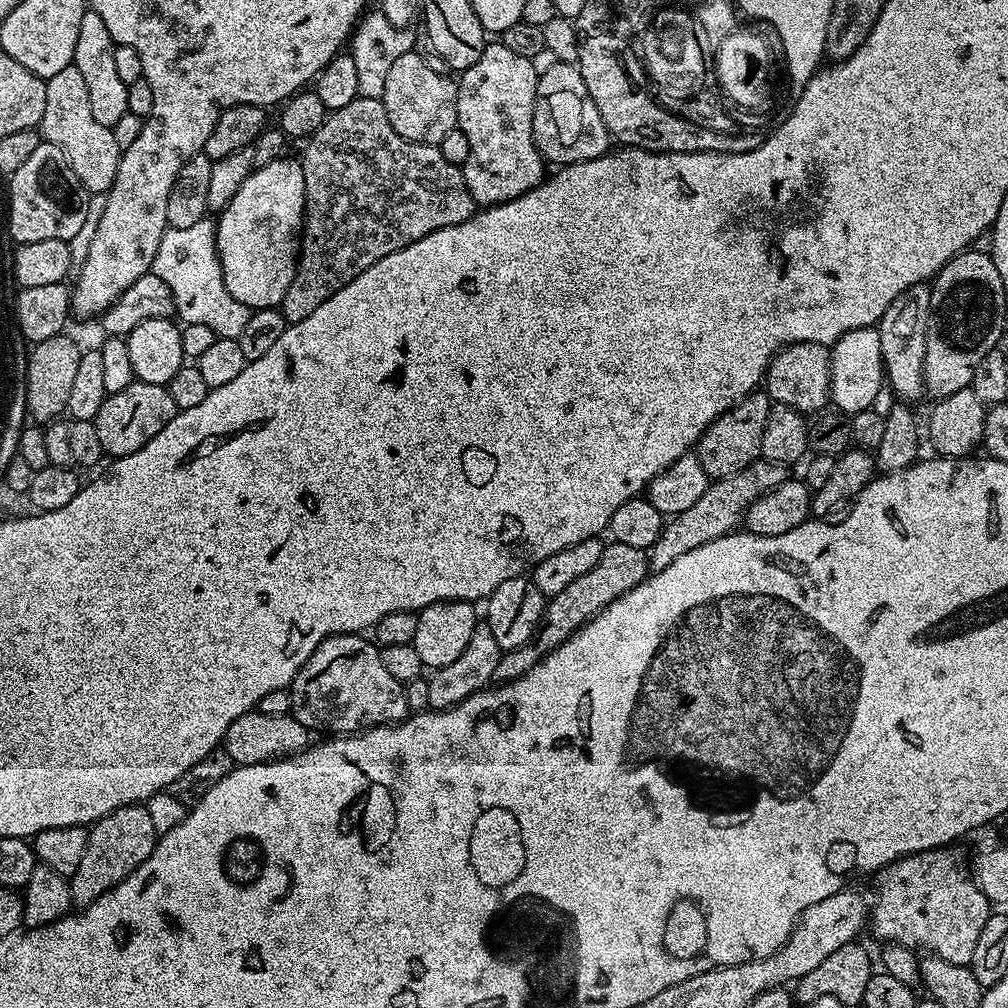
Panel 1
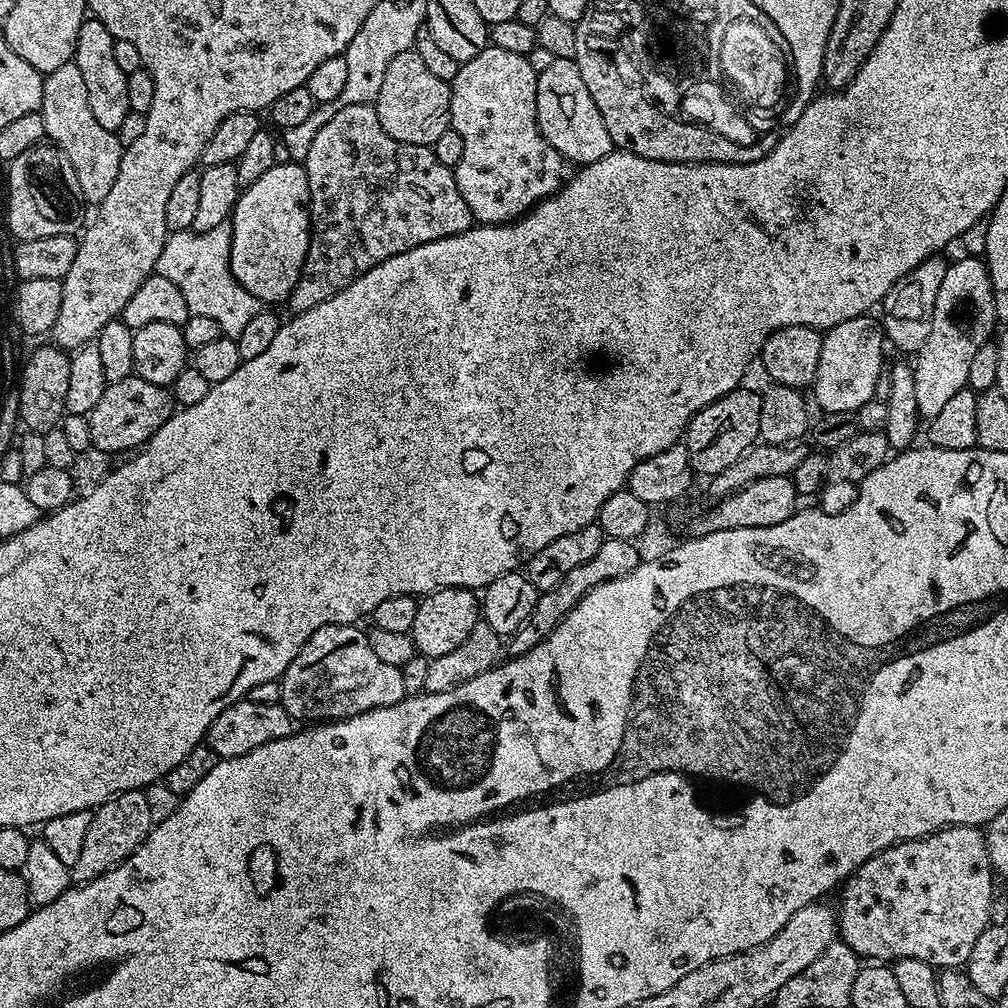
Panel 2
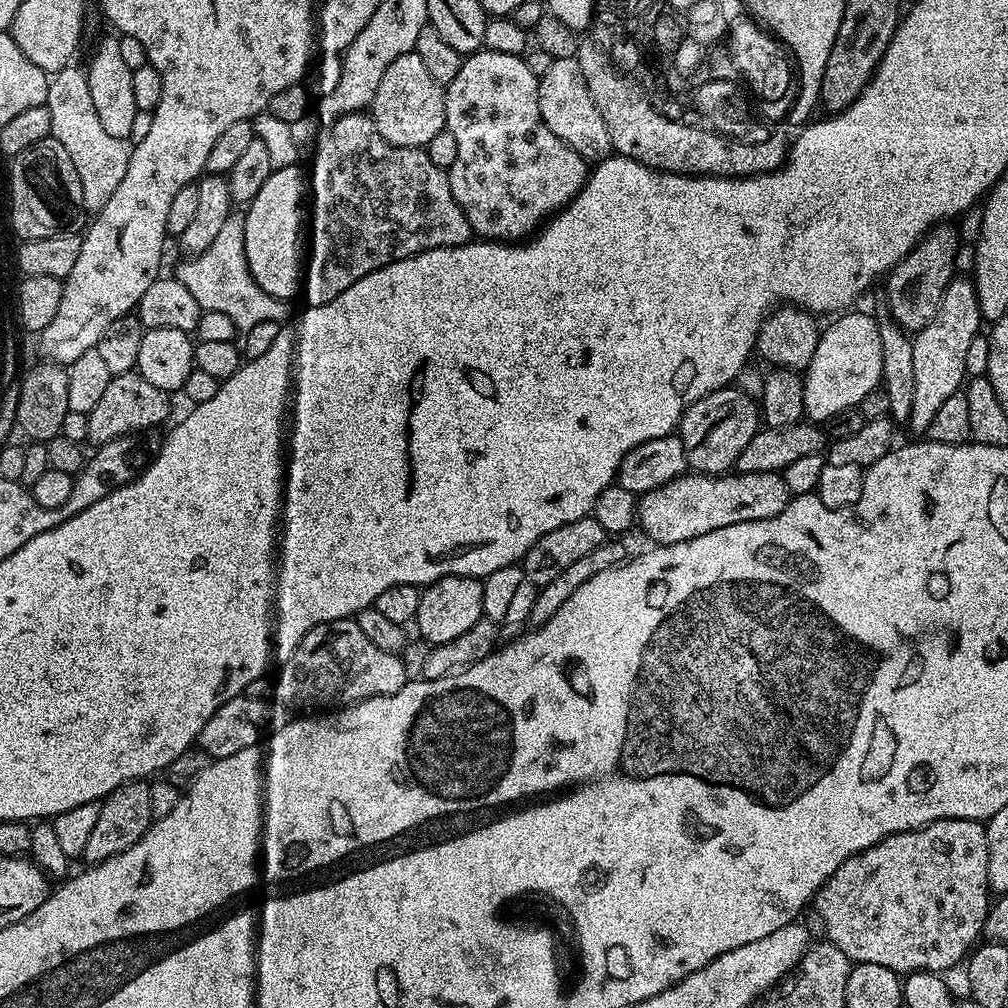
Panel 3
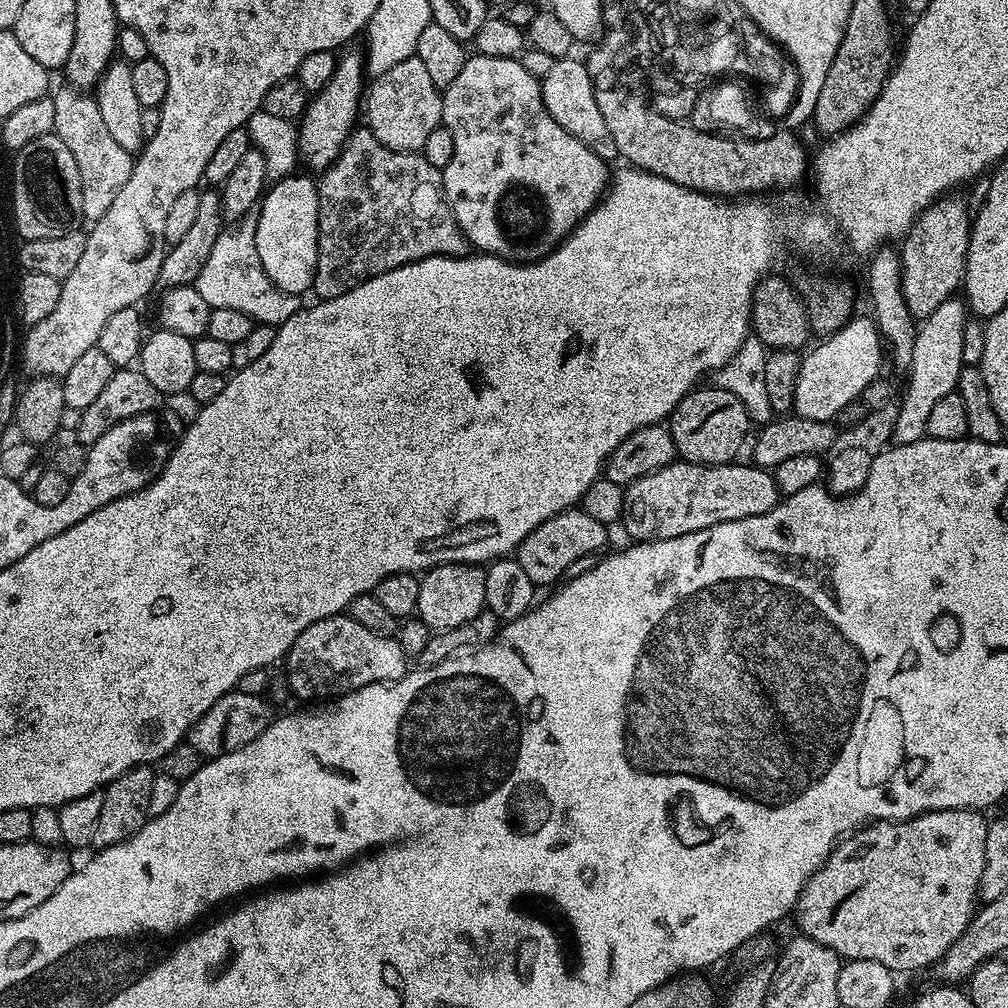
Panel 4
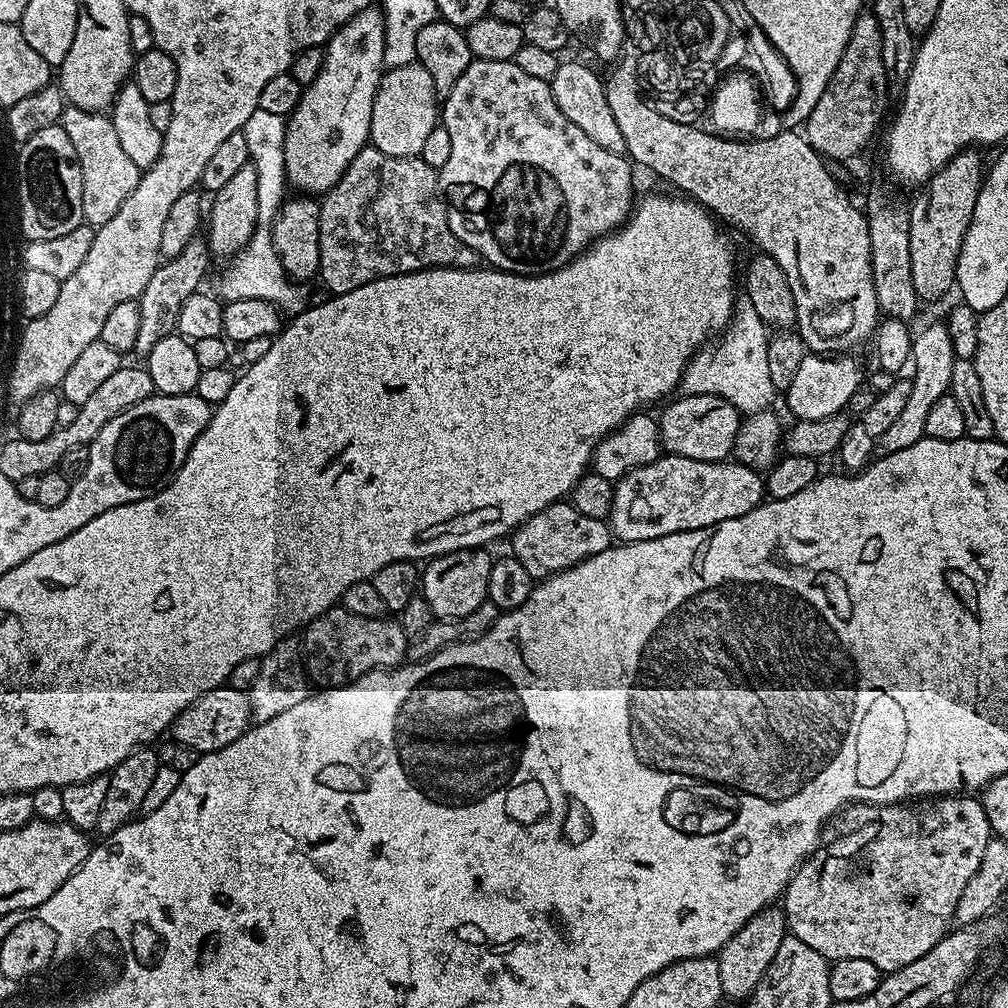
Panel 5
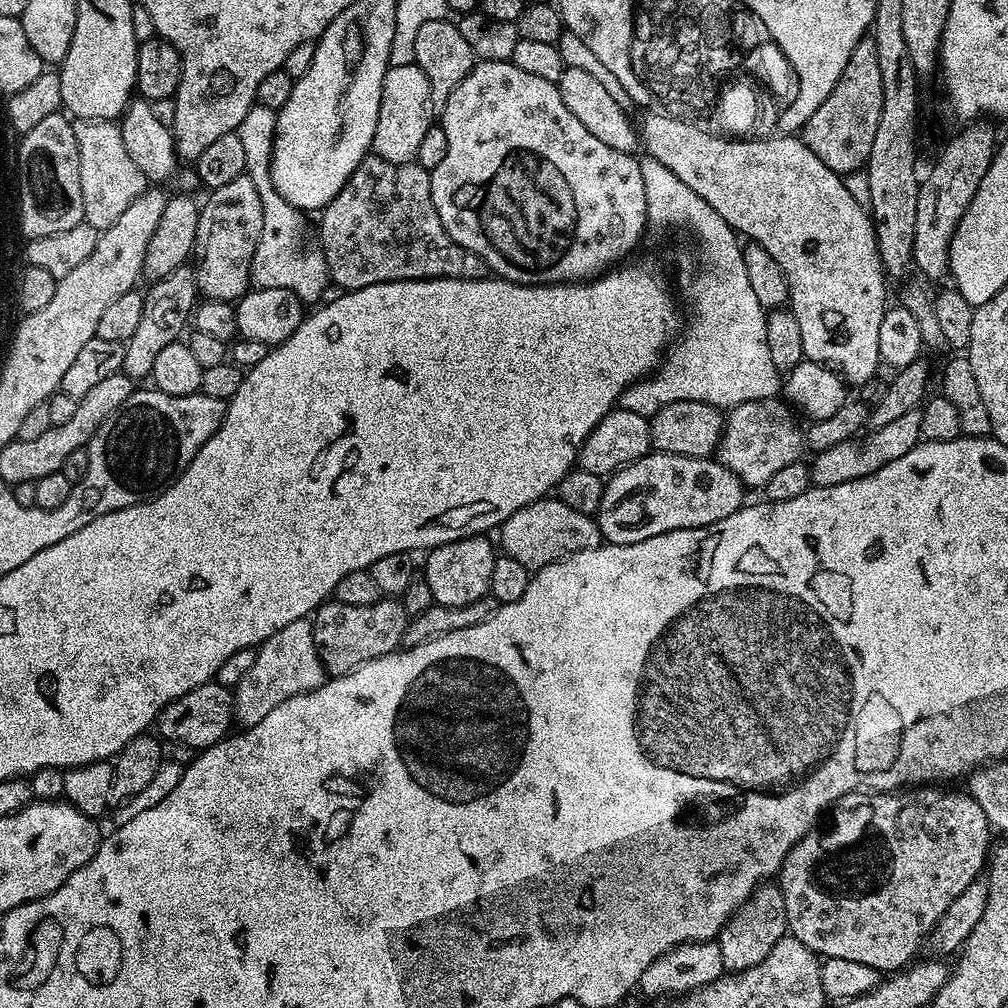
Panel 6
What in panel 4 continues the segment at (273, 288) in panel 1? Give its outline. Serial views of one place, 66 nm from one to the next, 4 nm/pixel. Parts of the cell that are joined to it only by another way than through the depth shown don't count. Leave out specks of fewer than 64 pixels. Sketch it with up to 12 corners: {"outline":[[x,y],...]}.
{"outline":[[284,176],[265,191],[254,239],[278,290],[311,289],[320,190]]}

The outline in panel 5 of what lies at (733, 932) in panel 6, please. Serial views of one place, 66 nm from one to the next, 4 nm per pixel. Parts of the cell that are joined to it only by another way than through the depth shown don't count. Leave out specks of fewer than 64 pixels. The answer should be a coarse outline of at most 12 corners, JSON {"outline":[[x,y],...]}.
{"outline":[[769,906],[718,953],[727,999],[747,1001],[789,935]]}

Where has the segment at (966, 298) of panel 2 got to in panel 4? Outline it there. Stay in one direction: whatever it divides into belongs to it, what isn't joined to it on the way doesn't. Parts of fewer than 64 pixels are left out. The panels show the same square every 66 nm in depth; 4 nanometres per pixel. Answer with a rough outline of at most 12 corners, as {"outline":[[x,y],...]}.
{"outline":[[965,301],[942,302],[916,329],[908,389],[892,440],[925,439],[926,421],[956,391]]}

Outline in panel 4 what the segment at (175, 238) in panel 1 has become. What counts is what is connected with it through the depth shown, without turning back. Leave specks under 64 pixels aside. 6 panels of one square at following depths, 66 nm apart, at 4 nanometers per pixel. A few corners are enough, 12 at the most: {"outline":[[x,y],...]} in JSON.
{"outline":[[221,231],[194,286],[212,309],[279,326],[300,296],[270,282],[255,239]]}

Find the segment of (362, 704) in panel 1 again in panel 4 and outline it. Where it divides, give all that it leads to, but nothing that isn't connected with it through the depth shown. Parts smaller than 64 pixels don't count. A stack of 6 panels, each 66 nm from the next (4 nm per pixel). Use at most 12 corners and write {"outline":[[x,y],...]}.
{"outline":[[347,614],[288,651],[288,684],[328,702],[410,670],[395,635]]}

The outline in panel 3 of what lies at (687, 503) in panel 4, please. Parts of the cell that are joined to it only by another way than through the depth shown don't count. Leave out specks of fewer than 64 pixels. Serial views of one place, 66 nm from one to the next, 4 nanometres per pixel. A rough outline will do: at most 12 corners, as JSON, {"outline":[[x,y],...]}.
{"outline":[[779,472],[685,474],[643,493],[638,528],[663,546],[774,518]]}

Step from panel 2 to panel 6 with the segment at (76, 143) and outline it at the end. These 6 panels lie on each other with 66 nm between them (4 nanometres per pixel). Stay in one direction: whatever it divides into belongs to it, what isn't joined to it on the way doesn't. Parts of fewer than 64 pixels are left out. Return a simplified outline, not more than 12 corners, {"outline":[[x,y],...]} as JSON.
{"outline":[[119,123],[76,124],[83,223],[108,228],[149,187]]}

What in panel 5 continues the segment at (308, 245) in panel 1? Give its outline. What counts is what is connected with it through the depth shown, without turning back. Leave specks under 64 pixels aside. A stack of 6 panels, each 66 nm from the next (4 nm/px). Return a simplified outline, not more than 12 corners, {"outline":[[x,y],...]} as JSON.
{"outline":[[365,146],[319,201],[332,296],[475,268],[437,169]]}

